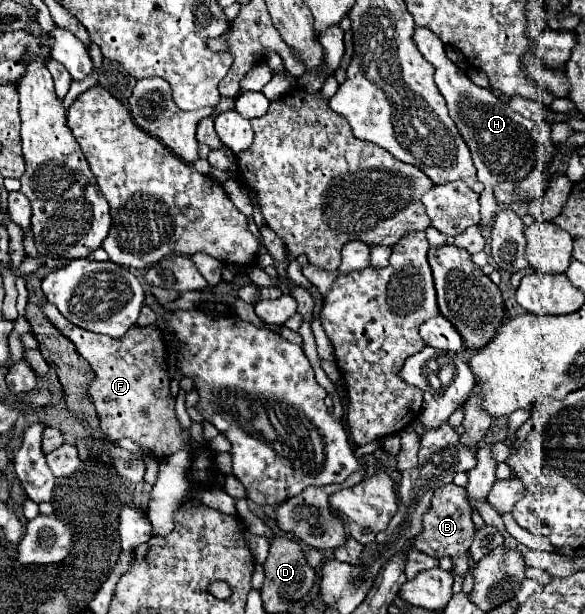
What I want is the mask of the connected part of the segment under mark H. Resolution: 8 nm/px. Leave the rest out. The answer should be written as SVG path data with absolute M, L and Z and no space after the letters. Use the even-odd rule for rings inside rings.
M415 27L413 43L419 49L419 53L435 67L435 83L439 87L439 93L445 97L449 117L455 121L461 137L465 139L473 165L477 169L477 179L484 185L481 193L481 225L489 225L491 217L495 215L499 206L494 198L493 187L501 181L519 181L521 177L529 175L529 169L533 165L545 165L553 161L553 153L557 153L557 145L549 141L551 123L533 123L531 119L525 119L523 115L515 113L507 101L493 95L491 89L477 87L459 67L455 67L445 57L445 45L435 33L429 33L429 29Z

